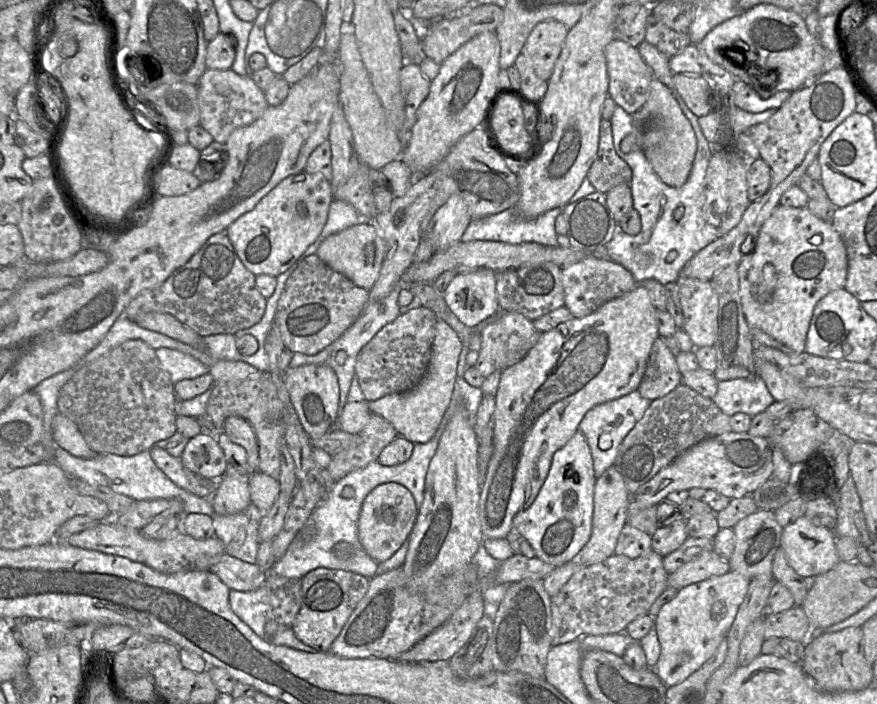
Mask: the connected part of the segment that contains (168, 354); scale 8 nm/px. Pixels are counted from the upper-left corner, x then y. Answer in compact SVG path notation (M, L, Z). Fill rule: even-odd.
M170 348L156 349L162 368L175 384L184 379L194 379L210 372L210 367L193 356Z

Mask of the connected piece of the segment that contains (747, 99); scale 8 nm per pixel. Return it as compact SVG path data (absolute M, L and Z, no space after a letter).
M737 81L731 89L731 103L746 112L760 113L771 108L778 109L791 93L783 90L769 98L762 98L751 86L743 81Z

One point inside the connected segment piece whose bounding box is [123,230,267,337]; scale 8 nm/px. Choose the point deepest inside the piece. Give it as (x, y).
(213, 293)

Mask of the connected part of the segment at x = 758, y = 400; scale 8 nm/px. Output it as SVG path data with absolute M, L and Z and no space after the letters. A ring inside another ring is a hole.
M758 375L718 381L712 401L728 416L742 412L755 416L774 402L763 379Z

